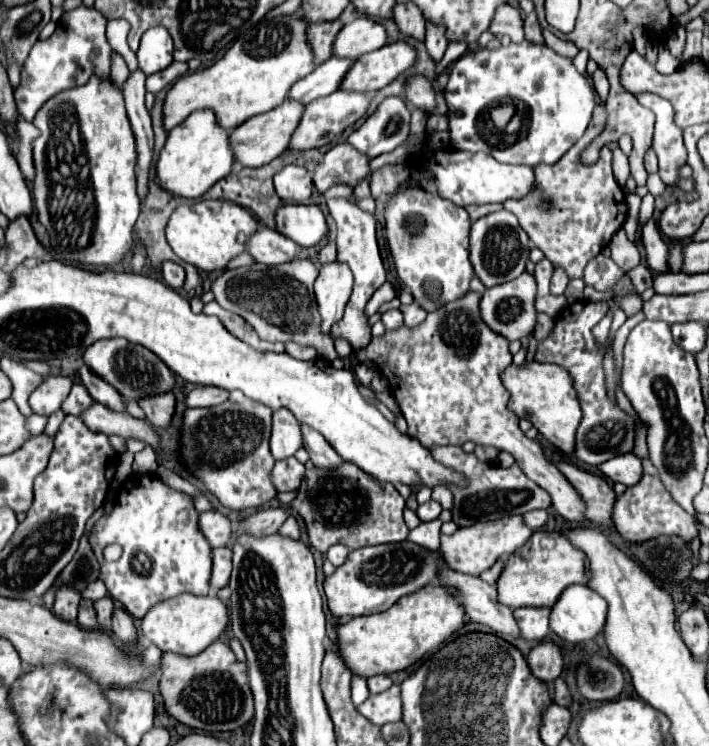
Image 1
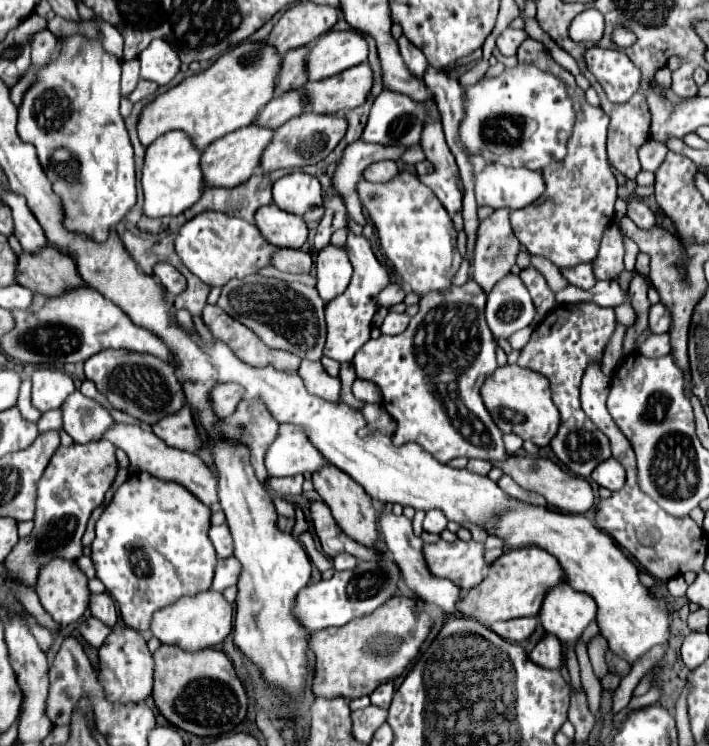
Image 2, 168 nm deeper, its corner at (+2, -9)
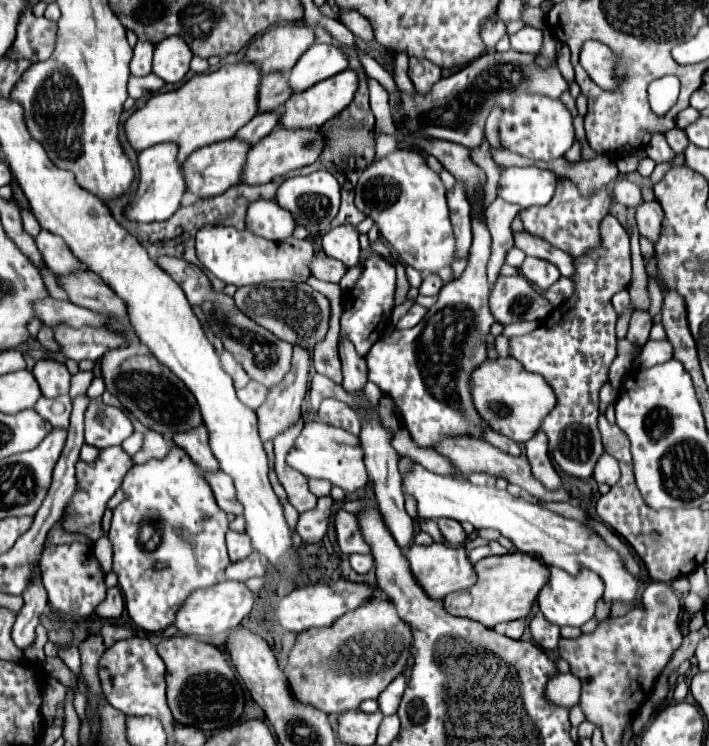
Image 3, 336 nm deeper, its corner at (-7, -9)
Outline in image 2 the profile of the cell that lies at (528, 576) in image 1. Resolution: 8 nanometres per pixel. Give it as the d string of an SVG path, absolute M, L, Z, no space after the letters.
M521 547L503 553L487 567L487 577L463 595L459 611L467 617L477 619L483 625L515 617L535 617L543 603L547 589L563 581L563 569L553 555L539 547Z

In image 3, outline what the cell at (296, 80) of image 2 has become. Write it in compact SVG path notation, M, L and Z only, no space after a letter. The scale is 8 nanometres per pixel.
M266 73L260 83L260 111L264 109L280 109L294 91L288 85L286 73Z

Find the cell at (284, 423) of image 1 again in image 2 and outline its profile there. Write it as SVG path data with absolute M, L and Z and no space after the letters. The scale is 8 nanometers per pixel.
M283 423L279 437L273 441L265 455L269 477L285 477L297 473L315 473L327 465L319 449L307 441L307 433L297 425Z

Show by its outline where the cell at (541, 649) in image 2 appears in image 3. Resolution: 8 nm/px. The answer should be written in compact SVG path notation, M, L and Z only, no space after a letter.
M536 613L536 617L532 619L530 633L532 633L534 641L542 649L548 649L548 651L558 649L558 643L560 643L560 627L554 625L554 623L550 623L550 621L546 621L546 617L542 613Z

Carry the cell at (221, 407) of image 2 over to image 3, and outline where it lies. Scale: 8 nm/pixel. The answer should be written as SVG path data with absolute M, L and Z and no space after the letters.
M250 381L246 387L242 387L242 389L238 389L236 393L238 393L238 399L246 405L246 407L250 407L250 409L258 409L262 403L264 403L264 397L266 397L266 387L264 385L260 385L260 383L256 383L256 381Z

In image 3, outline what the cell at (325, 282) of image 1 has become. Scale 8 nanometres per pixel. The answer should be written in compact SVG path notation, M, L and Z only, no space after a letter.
M340 225L330 229L322 237L322 249L328 257L338 259L352 269L360 263L360 245L358 245L358 231L352 225Z

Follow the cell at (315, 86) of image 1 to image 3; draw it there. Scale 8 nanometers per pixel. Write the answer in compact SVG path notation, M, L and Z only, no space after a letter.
M264 111L264 113L258 113L248 125L244 125L236 137L244 137L246 141L258 143L262 137L272 133L278 125L280 125L280 113L278 111Z

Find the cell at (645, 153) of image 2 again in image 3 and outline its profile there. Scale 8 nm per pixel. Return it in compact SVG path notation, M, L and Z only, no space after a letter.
M680 127L668 131L668 133L666 133L666 141L668 141L670 149L672 149L676 155L682 153L682 151L686 149L686 145L688 145L688 137L686 137L684 129L680 129Z

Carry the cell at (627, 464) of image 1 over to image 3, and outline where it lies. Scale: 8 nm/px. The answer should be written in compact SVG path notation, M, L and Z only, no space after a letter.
M604 455L600 457L600 461L596 463L594 469L594 479L598 483L608 483L608 485L616 485L620 481L620 465L612 455Z

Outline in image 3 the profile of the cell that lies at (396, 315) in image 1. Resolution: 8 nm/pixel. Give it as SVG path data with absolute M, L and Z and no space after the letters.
M414 303L414 305L408 309L408 313L406 313L404 317L400 317L400 321L396 323L396 329L410 329L410 327L414 327L416 323L420 323L420 319L424 317L424 313L426 313L426 309Z

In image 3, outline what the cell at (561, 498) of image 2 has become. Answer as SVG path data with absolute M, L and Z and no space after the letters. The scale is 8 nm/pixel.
M460 437L460 441L444 441L444 445L440 445L440 449L436 449L436 451L438 451L440 455L448 457L448 459L458 467L460 475L470 475L472 471L488 471L488 473L492 473L494 477L504 477L506 481L520 485L522 489L526 489L528 493L532 493L532 495L536 495L536 497L540 497L540 499L544 499L544 501L572 501L572 499L574 499L574 491L572 491L570 487L566 487L566 485L560 485L558 489L552 489L552 491L546 489L546 487L532 475L530 463L528 463L528 459L526 459L524 455L518 455L518 457L508 455L508 453L496 449L494 445L486 443L486 441L472 441L470 437L464 437L464 439Z

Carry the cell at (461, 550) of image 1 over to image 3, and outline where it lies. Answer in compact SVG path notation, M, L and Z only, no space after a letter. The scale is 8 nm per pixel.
M432 543L428 547L412 545L406 557L412 565L412 573L416 573L416 581L420 581L420 585L424 585L424 591L436 599L442 599L454 591L468 589L478 579L478 573L474 569L474 563L468 557L466 547L444 547L440 543Z

